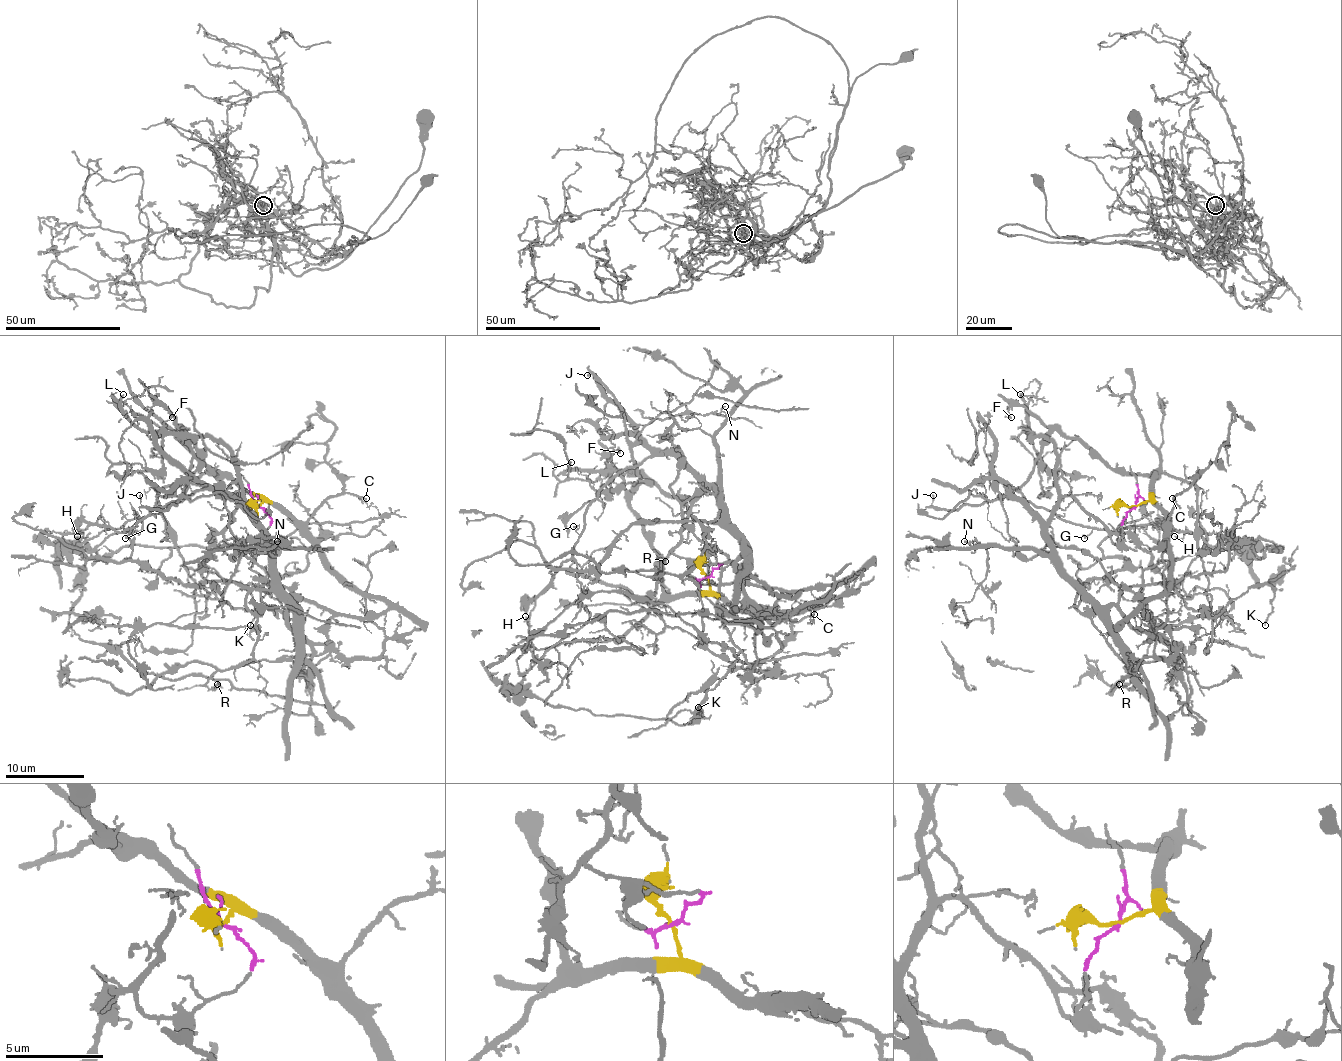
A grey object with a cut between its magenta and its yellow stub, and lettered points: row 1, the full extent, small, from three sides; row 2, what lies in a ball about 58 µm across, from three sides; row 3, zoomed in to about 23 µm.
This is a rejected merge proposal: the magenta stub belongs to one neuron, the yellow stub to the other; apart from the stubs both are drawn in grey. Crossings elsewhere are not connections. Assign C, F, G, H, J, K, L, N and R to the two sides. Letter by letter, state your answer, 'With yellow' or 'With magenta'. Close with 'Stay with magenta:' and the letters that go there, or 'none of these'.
C: With yellow
F: With yellow
G: With magenta
H: With magenta
J: With yellow
K: With magenta
L: With magenta
N: With magenta
R: With magenta
Stay with magenta: G, H, K, L, N, R

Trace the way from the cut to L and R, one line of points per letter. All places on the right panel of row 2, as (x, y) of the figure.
L: (1134, 507), (1114, 542), (1071, 493), (1061, 457), (1047, 437), (1029, 431), (1019, 394)
R: (1134, 507), (1118, 542), (1071, 497), (1047, 526), (1075, 606), (1132, 667), (1132, 689), (1118, 683)

